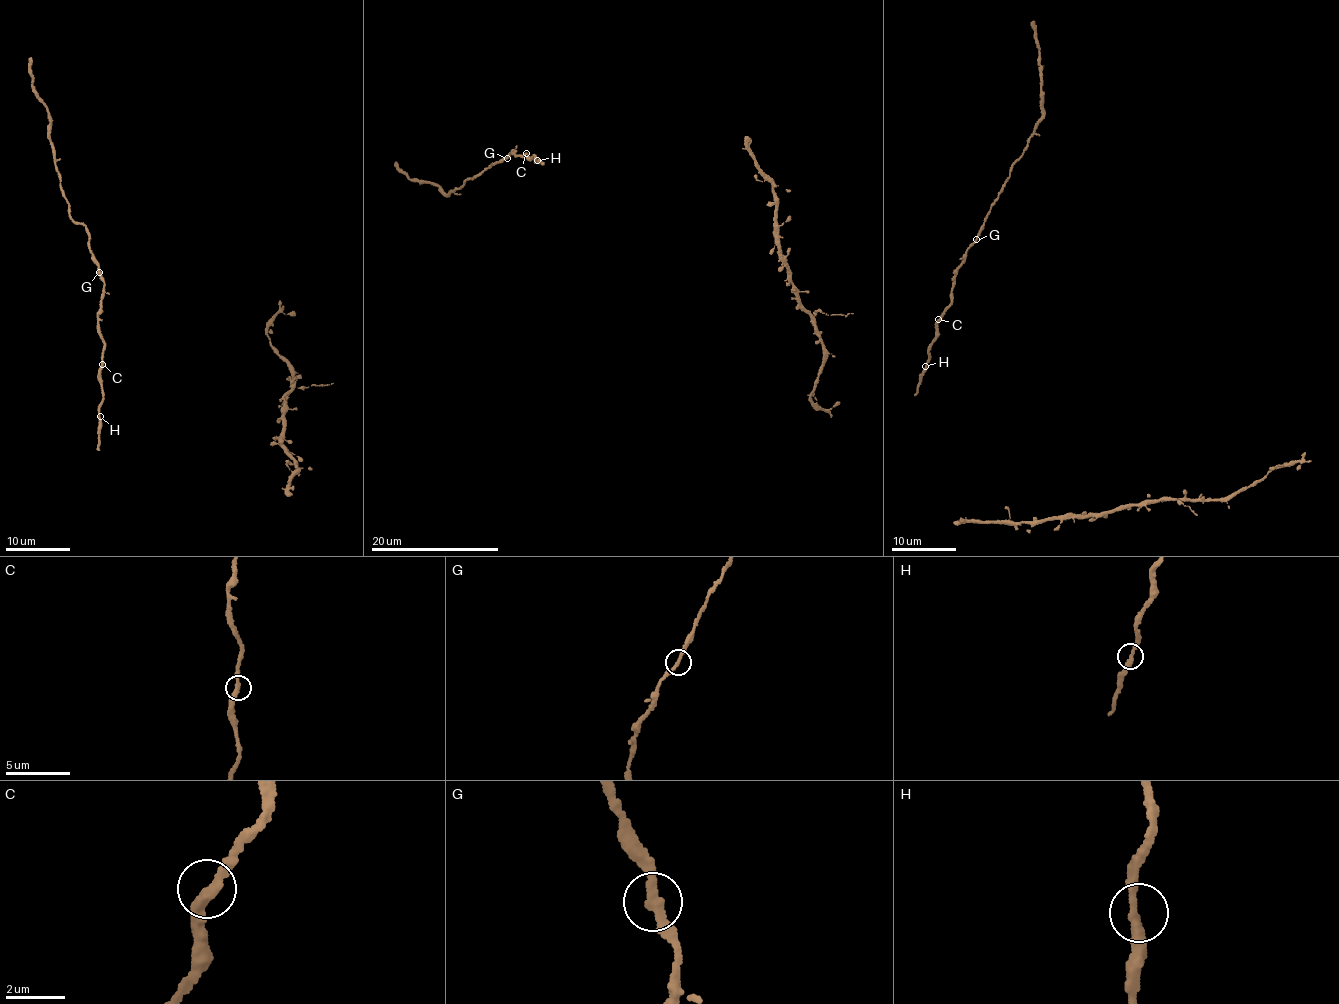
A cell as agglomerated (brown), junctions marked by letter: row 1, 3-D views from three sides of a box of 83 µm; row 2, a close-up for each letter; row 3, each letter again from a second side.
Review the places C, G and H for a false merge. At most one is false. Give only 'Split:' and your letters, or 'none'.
Split: none

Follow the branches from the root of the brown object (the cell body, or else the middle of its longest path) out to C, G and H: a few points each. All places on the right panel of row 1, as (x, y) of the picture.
C: (918, 393), (920, 373), (928, 360), (928, 346), (935, 336), (938, 319)
G: (918, 393), (928, 346), (935, 336), (935, 321), (950, 303), (955, 269), (976, 240)
H: (918, 393), (920, 373), (925, 366)

